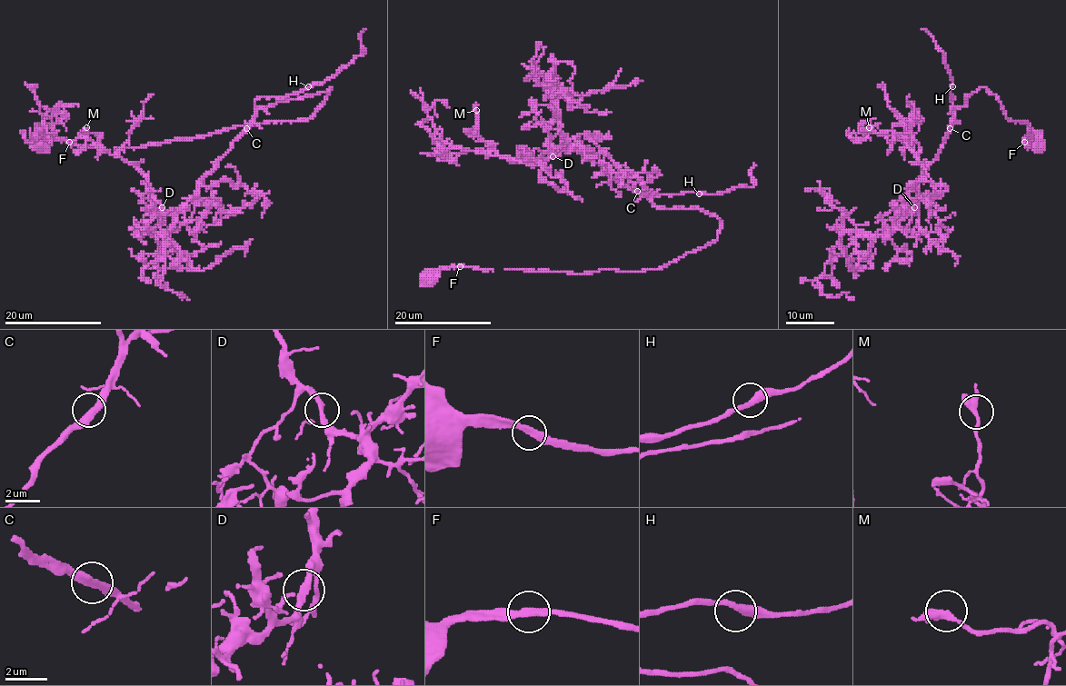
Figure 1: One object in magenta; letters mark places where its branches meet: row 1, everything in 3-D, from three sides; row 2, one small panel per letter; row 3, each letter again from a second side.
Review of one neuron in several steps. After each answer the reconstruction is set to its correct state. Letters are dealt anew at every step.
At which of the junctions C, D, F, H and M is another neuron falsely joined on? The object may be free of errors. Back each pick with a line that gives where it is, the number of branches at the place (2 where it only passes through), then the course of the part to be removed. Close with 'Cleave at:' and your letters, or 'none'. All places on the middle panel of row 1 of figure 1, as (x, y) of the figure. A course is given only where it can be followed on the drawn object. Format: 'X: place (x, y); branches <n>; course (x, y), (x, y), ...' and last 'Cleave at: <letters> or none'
Cleave at: none

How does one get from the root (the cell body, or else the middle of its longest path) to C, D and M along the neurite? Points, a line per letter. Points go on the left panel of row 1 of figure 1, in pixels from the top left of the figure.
C: (39, 141), (135, 148), (204, 137), (237, 126), (307, 120), (330, 87), (324, 93), (260, 107), (246, 129)
D: (39, 141), (135, 148), (237, 126), (307, 120), (330, 87), (260, 107), (196, 193), (173, 214), (162, 207)
M: (39, 141), (135, 148), (307, 120), (330, 87), (260, 107), (173, 214), (142, 172), (86, 127)

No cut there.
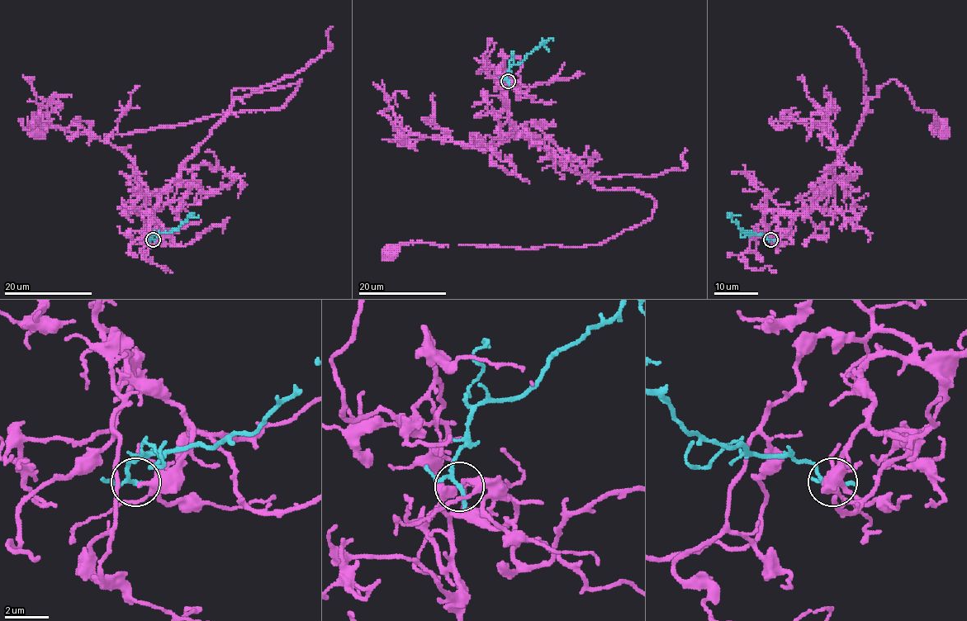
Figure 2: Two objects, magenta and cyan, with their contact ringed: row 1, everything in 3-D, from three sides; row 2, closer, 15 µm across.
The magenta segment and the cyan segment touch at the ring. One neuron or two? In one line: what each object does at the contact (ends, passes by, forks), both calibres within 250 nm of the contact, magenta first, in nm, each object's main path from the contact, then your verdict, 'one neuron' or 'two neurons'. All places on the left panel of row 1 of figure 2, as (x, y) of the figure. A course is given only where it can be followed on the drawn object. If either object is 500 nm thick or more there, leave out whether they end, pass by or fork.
magenta passes by | cyan passes by | 200/170 nm | magenta via (154, 239), (163, 229), (152, 215), (158, 195), (232, 101), (300, 79), (280, 108), (112, 135), (35, 128) | cyan via (153, 239), (152, 236), (157, 234), (177, 230), (190, 217), (199, 215) | two neurons

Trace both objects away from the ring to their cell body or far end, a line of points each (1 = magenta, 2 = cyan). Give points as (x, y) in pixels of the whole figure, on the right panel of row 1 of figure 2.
1: (770, 239), (779, 215), (823, 195), (881, 85), (896, 79), (936, 115), (933, 135), (940, 128)
2: (770, 239), (742, 230), (730, 217), (727, 218), (729, 215)

